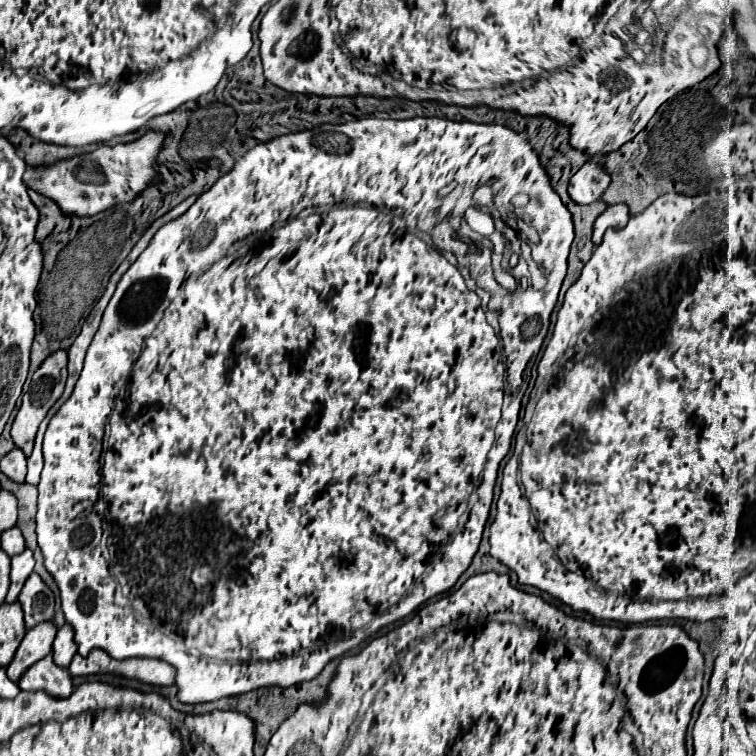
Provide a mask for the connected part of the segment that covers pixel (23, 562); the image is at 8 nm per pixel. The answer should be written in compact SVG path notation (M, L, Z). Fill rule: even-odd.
M25 549L21 555L15 555L11 557L11 587L9 587L9 593L5 597L5 603L15 603L27 577L33 573L33 551L31 549Z

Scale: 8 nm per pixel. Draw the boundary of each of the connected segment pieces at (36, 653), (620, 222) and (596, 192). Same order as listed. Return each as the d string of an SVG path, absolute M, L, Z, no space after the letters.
M39 623L39 627L33 627L31 631L25 633L13 663L7 667L7 675L13 683L17 683L21 679L21 675L39 659L43 659L45 655L51 653L51 643L55 639L57 627L53 623Z
M611 205L607 207L607 211L603 211L603 217L595 221L593 225L593 243L601 243L603 233L611 227L611 229L623 229L629 221L629 211L625 205Z
M585 163L569 183L569 197L579 205L589 205L599 200L607 189L607 173L599 163Z

